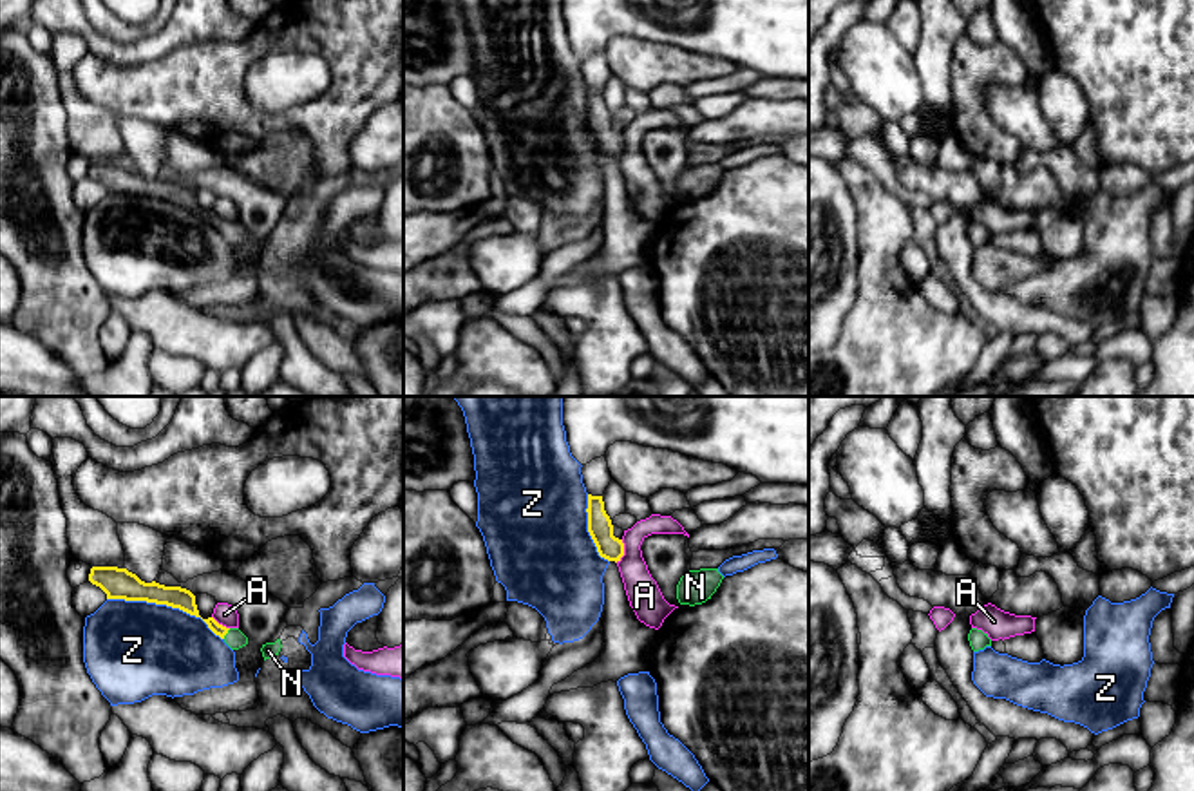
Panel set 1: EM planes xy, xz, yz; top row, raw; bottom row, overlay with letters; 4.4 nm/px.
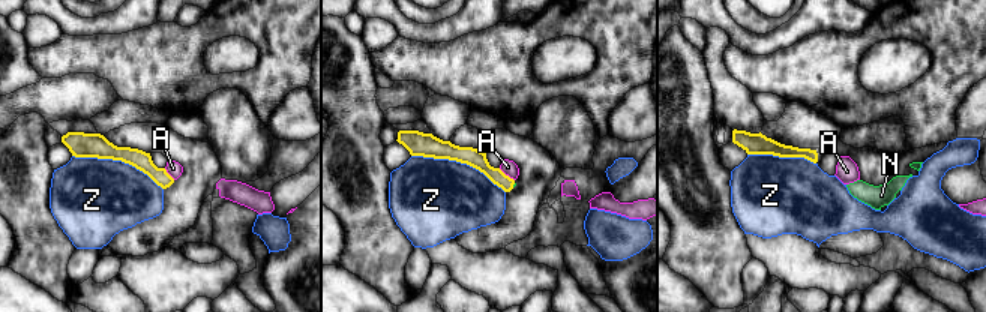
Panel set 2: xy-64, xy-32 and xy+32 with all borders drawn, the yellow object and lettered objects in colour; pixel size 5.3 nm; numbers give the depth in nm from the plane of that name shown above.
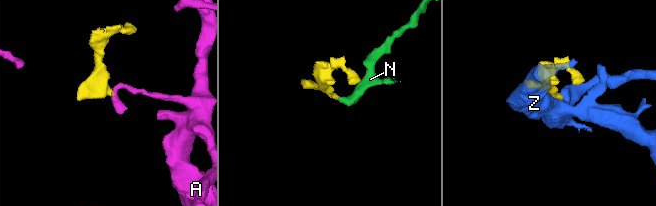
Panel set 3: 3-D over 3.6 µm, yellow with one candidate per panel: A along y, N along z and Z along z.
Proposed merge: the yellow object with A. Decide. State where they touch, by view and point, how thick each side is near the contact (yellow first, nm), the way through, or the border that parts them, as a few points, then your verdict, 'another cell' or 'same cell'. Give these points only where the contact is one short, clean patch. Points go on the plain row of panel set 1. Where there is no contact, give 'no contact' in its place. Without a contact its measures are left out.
contact xz (623, 145); calibres 110 and 150 nm; border xz (623, 134), (623, 149), (615, 156); another cell

